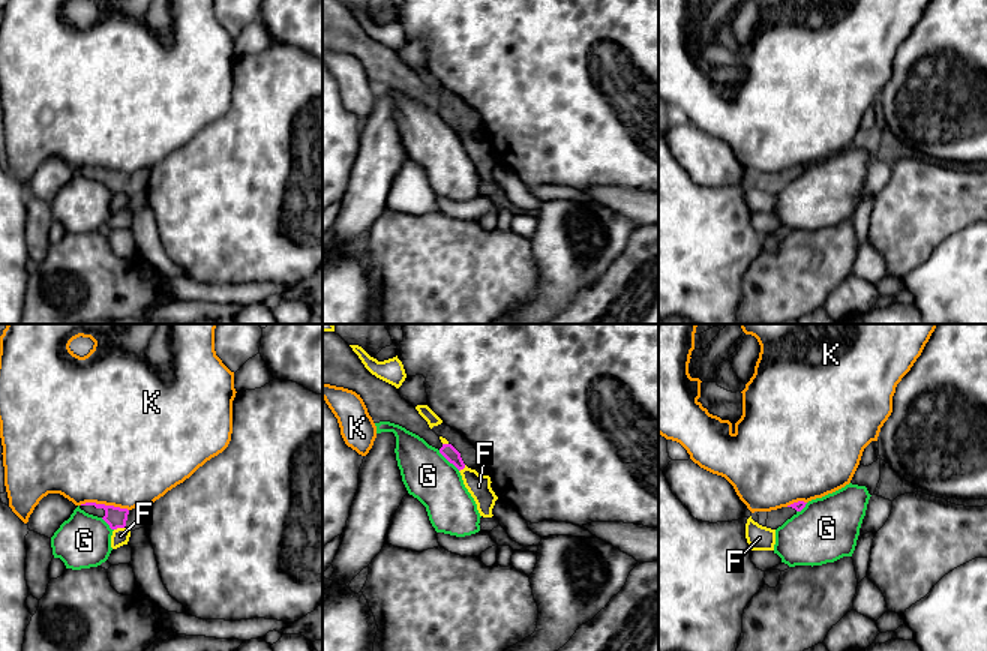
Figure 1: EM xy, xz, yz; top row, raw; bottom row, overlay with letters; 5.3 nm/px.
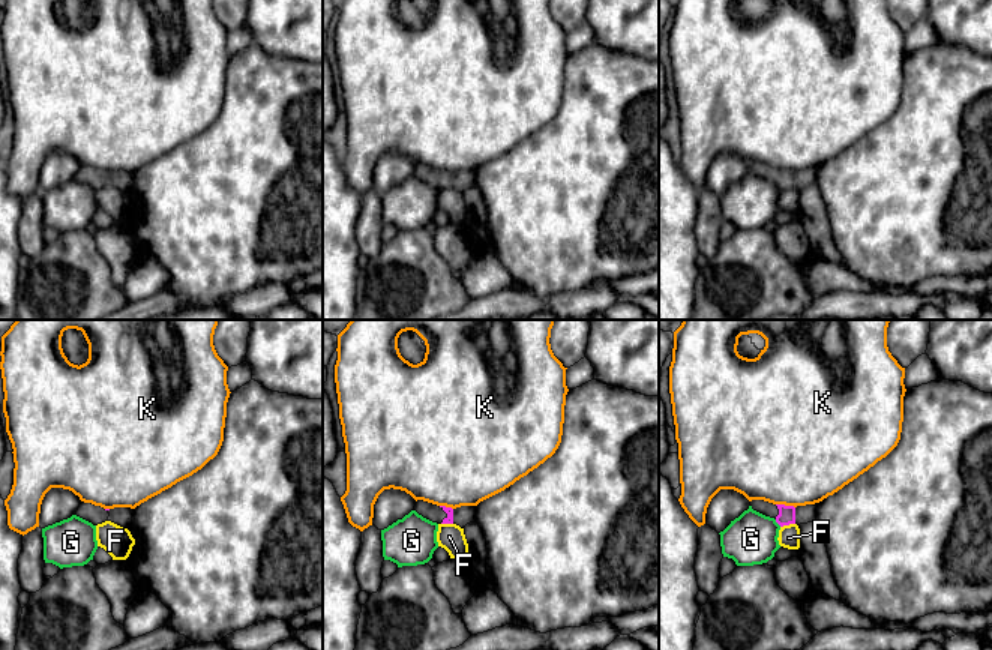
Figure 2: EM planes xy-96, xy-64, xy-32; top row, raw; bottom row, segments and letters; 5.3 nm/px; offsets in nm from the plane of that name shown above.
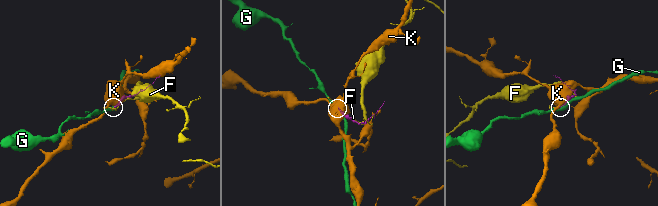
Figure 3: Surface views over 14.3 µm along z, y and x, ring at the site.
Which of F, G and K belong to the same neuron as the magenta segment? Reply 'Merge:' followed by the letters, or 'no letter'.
Merge: no letter

